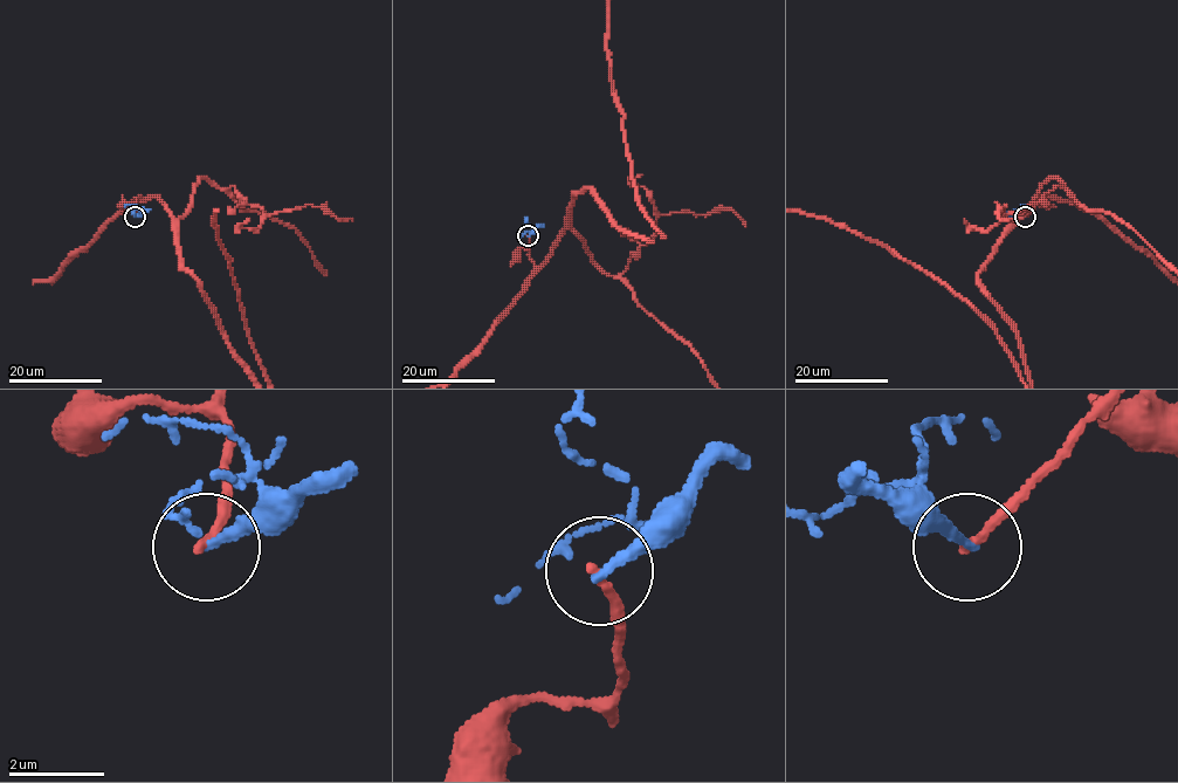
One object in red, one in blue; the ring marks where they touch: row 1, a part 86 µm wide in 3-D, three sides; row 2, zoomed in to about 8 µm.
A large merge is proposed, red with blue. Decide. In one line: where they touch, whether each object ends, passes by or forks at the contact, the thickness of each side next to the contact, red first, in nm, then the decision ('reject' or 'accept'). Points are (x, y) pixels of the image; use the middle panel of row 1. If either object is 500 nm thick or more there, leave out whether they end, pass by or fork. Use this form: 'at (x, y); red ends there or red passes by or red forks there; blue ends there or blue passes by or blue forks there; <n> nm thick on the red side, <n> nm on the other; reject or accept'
at (528, 235); red ends there; blue ends there; 180 nm thick on the red side, 220 nm on the other; reject

